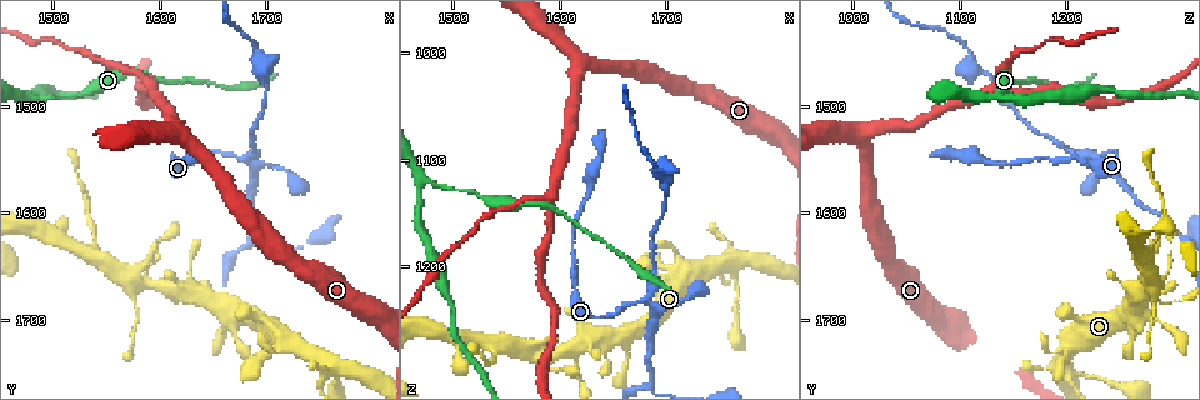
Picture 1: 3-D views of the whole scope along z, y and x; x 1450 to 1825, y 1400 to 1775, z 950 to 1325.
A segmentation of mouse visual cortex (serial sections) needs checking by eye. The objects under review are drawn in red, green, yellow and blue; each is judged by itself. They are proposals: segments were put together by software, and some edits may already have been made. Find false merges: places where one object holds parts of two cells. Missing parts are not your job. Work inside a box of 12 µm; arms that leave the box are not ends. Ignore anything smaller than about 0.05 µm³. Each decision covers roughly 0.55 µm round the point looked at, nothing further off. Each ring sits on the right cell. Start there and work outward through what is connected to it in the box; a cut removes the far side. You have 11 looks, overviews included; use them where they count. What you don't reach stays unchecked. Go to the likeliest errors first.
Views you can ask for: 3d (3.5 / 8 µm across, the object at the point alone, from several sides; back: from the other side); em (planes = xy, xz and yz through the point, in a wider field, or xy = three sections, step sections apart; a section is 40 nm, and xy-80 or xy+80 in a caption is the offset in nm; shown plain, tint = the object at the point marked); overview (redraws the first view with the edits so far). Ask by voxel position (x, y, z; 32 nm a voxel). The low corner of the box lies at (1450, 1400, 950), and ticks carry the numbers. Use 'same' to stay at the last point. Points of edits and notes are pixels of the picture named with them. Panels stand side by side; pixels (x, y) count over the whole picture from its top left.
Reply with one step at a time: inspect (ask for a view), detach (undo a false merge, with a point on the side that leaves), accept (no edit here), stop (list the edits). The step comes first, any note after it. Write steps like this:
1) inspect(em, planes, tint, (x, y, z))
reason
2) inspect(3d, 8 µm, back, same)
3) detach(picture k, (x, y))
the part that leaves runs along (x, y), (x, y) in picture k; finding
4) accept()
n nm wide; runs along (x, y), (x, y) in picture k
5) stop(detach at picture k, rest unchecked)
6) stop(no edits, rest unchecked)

inspect(em, xy, step 2, tint, (1678, 1546, 1232))
sharp bend

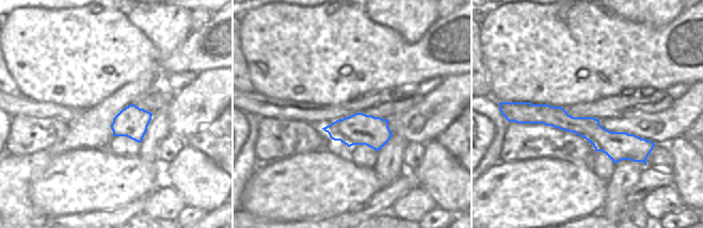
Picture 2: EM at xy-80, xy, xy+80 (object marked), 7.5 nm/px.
inspect(3d, 3.5 µm, same)

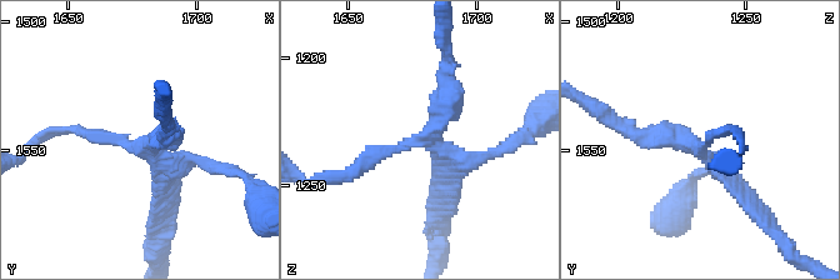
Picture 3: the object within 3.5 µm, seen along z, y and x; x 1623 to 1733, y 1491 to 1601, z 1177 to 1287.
accept()
240 nm wide; runs along (349, 174), (433, 130), (449, 65) in picture 3; continuous, no second cell

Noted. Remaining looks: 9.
inspect(3d, 8 µm, (1540, 1638, 1278))
thin neck

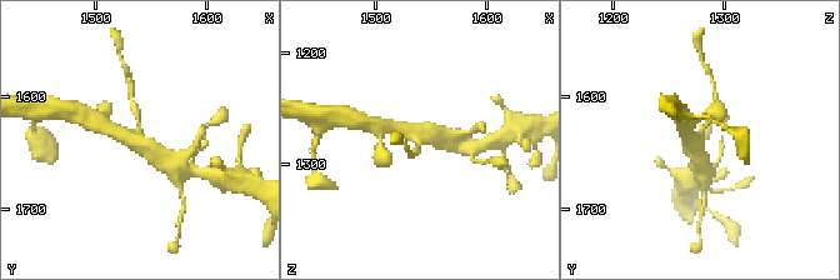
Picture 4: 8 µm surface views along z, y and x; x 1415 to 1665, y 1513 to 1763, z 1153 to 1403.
inspect(3d, 3.5 µm, (1540, 1638, 1278))

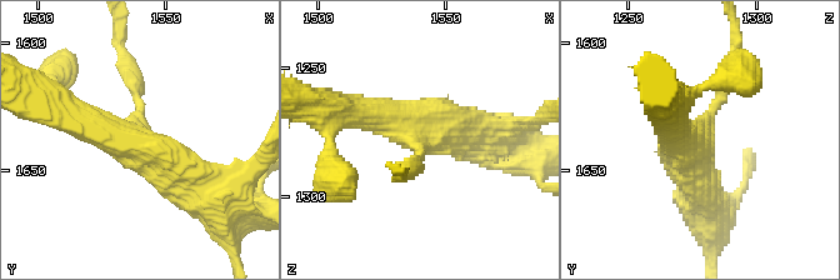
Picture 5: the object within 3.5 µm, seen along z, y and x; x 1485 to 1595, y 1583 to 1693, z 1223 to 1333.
inspect(em, xy, step 3, tint, (1540, 1640, 1276))
3 arms; arms of 150, 450, 450 nm

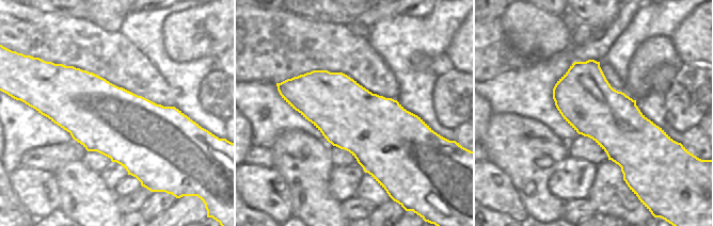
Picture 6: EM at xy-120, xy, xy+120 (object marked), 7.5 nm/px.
accept()
runs along (206, 196), (141, 143), (73, 116) in picture 5; all the same cell

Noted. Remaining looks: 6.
inspect(3d, 3.5 µm, back, (1696, 1464, 1112))
calibre changes

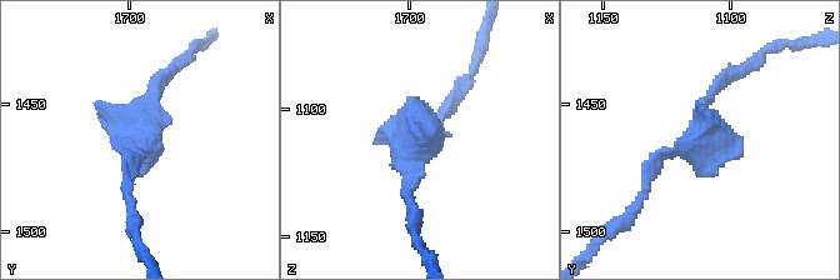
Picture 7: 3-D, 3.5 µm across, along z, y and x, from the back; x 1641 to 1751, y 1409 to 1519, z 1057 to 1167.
inspect(em, planes, tint, (1695, 1463, 1111))

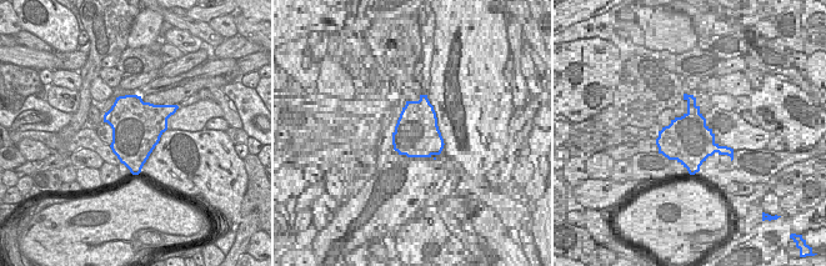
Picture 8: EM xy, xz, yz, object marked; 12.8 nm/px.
accept()
runs along (645, 189), (731, 74) in picture 7; continuous, no second cell

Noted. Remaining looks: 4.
inspect(3d, 8 µm, back, (1762, 1748, 1204))
four arms meet

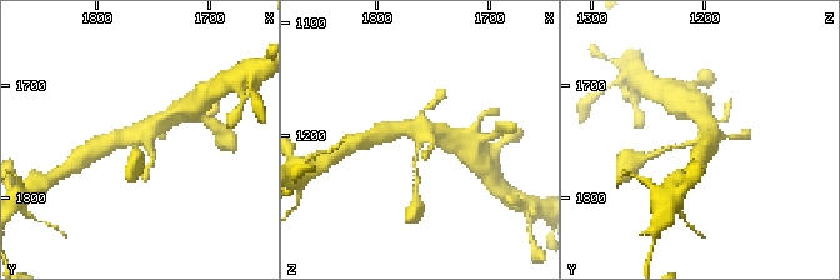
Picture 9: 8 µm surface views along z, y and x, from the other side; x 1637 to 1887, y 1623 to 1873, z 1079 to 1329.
inspect(em, planes, tint, (1764, 1748, 1206))

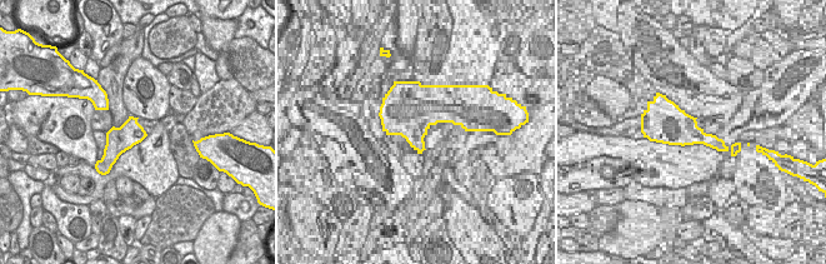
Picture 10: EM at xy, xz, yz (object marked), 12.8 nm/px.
accept()
runs along (170, 116), (143, 136), (106, 143) in picture 9; one cell here

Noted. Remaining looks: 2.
stop(no edits, rest unchecked)

